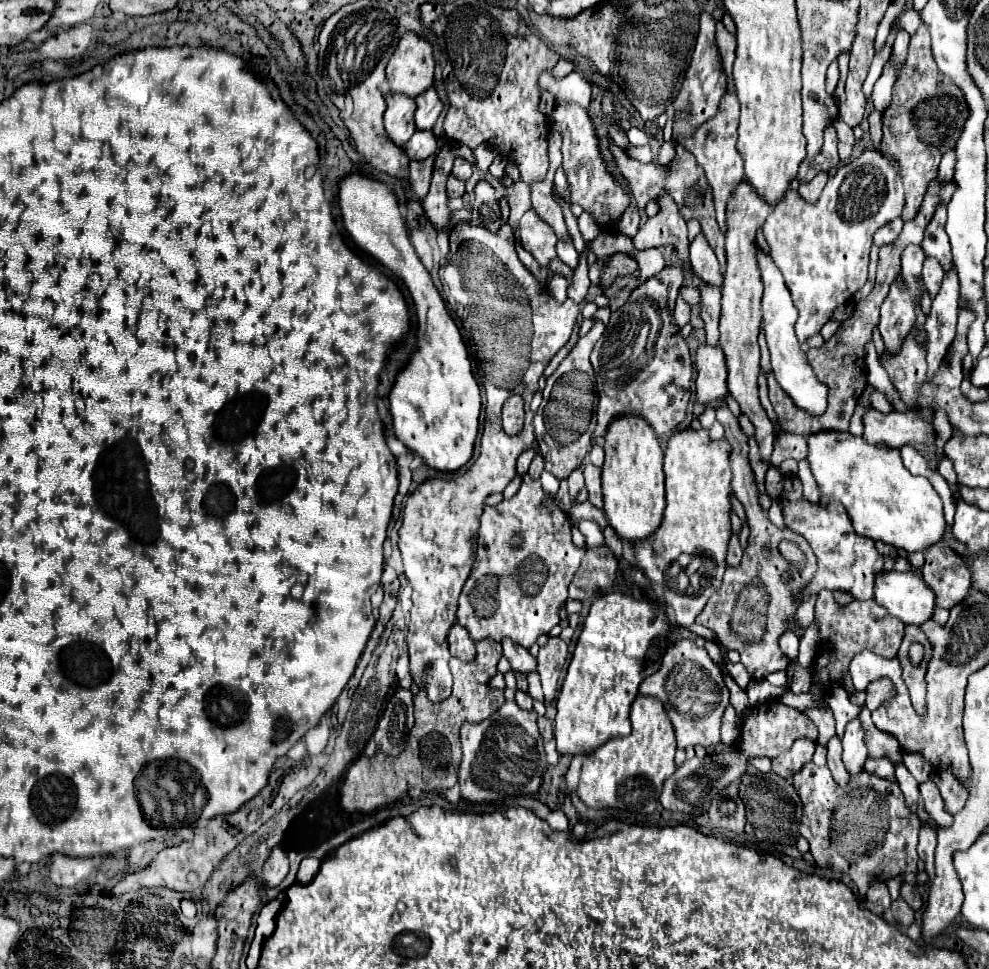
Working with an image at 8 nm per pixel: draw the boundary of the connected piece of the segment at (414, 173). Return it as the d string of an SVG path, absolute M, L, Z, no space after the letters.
M428 156L426 160L418 160L418 162L412 160L410 162L410 184L412 184L418 198L424 198L428 194L432 170L434 170L434 156Z

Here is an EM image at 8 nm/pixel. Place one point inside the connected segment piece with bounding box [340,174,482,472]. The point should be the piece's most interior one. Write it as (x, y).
(435, 403)

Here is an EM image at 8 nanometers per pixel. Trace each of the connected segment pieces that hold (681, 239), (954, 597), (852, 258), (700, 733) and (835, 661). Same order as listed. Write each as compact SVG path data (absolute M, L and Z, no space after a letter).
M662 196L662 210L644 222L638 234L632 238L636 250L660 248L664 244L672 244L676 248L676 256L688 266L688 238L686 238L686 222L676 214L676 206L672 206L672 198Z
M938 542L932 550L926 550L926 562L922 568L924 582L936 592L936 606L950 610L960 604L970 590L972 576L966 562L954 552L944 550Z
M864 150L860 158L838 168L836 176L828 178L828 184L820 198L812 204L806 202L796 190L788 190L778 206L768 216L762 232L770 244L770 256L782 272L786 286L792 294L794 306L800 312L796 322L796 336L800 342L820 332L820 328L832 318L832 312L848 302L868 278L868 254L874 242L874 234L884 224L898 218L904 208L904 190L898 176L898 162L878 150Z
M682 640L670 646L664 654L660 670L640 684L640 692L662 700L674 724L678 748L700 744L708 750L720 744L720 726L722 714L728 706L728 688L724 684L720 668L712 662L708 652L704 648L698 648L692 640Z
M822 590L818 594L816 622L820 624L822 644L834 644L832 648L818 652L816 664L820 666L812 668L812 676L820 678L826 686L842 682L842 672L848 670L852 654L858 654L860 650L874 648L880 650L882 658L894 658L904 636L904 624L898 618L892 618L876 600L852 600L850 604L840 606L830 590Z

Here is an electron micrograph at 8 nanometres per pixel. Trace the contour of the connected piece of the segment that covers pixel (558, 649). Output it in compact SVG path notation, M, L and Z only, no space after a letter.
M550 637L546 646L540 648L538 652L538 674L542 678L542 688L544 688L544 704L548 706L558 688L558 678L564 668L566 656L568 656L568 646L560 637Z

